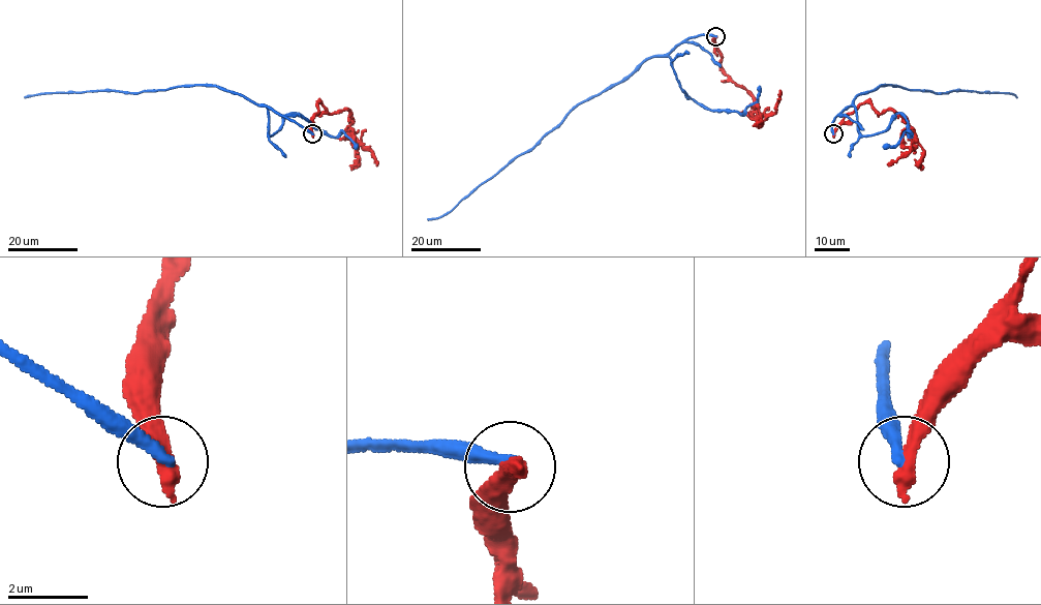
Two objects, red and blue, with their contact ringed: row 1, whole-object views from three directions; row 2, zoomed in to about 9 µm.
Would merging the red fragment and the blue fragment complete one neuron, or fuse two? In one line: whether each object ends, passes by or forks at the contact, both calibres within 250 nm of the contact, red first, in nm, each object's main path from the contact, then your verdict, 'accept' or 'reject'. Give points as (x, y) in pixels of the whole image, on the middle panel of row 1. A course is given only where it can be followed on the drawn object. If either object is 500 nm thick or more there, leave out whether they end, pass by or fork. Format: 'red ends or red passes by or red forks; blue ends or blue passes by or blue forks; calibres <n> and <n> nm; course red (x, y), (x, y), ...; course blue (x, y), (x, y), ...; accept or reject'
calibres 500 and 280 nm; course red (715, 36), (722, 70), (751, 95), (754, 112), (759, 118), (775, 112), (779, 90); course blue (715, 36), (690, 37), (669, 53), (643, 60), (621, 81), (579, 102), (452, 210), (428, 220); reject

